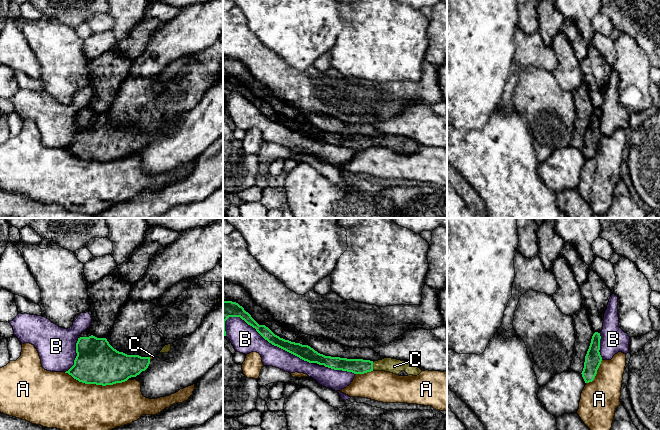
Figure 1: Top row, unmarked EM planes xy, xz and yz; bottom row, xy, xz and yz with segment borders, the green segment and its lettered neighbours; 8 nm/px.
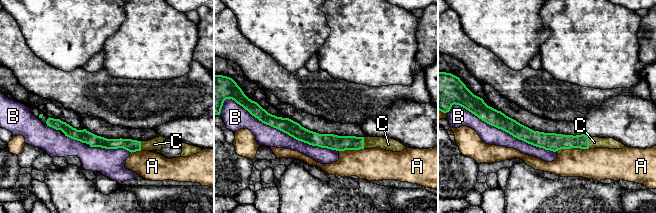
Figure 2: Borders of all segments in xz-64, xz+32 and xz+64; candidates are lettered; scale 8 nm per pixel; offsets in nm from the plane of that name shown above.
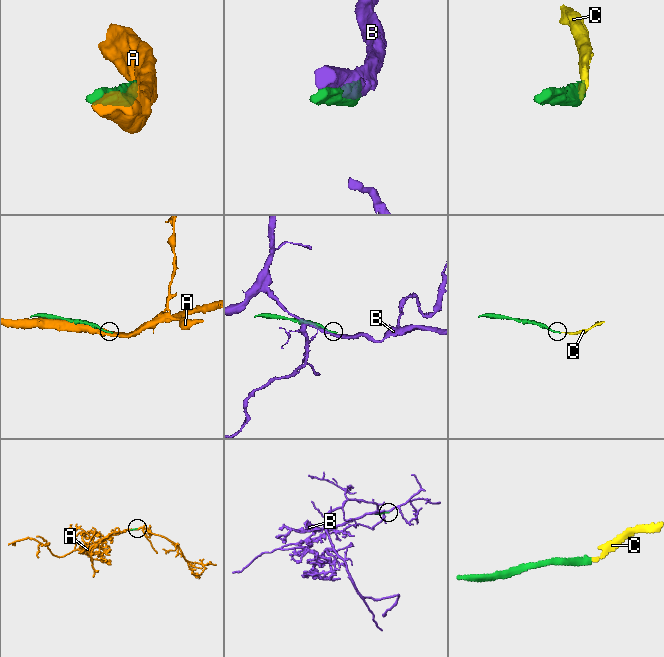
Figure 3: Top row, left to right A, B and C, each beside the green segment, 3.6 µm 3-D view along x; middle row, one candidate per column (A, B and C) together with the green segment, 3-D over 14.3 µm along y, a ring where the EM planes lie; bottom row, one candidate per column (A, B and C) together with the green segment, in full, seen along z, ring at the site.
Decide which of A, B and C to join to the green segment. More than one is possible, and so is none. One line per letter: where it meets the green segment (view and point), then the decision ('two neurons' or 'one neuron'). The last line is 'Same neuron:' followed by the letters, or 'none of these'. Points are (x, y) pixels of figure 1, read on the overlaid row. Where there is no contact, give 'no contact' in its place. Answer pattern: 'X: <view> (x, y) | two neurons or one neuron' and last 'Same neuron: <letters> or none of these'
A: xy (96, 384) | two neurons
B: xz (268, 341) | two neurons
C: xz (372, 366) | one neuron
Same neuron: C

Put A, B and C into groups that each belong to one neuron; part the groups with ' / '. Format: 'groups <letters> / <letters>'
groups A / B / C

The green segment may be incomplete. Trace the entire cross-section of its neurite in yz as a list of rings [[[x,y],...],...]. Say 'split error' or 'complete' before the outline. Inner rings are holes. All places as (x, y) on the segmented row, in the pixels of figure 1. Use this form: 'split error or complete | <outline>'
complete | [[[595,332],[592,336],[591,343],[585,356],[582,377],[585,383],[592,382],[597,374],[597,370],[601,364],[602,357],[600,355],[600,333]]]

